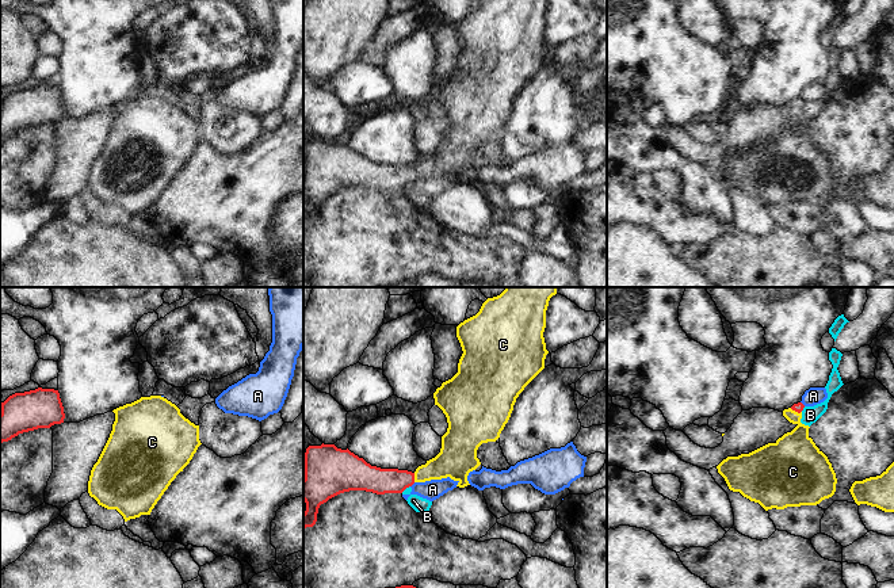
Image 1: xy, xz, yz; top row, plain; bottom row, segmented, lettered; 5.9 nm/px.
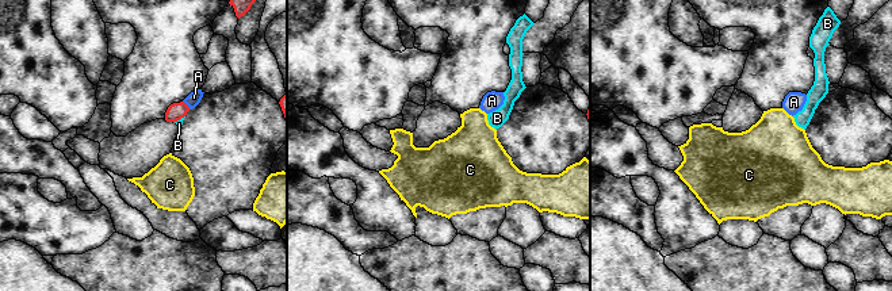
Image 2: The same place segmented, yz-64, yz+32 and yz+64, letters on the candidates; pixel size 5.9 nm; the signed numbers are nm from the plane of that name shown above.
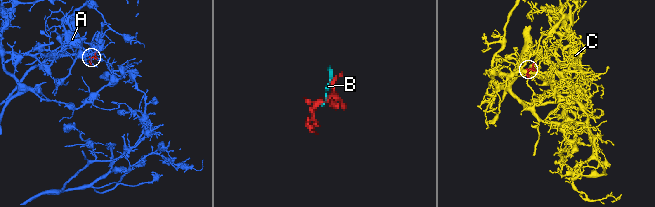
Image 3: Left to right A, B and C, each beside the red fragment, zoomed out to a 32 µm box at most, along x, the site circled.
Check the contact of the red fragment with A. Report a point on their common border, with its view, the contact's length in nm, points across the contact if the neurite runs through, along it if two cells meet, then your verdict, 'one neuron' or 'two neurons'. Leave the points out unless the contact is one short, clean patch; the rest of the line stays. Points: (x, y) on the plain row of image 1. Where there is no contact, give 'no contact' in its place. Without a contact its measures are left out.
contact xz (412, 180); length 40 nm; border xz (415, 179), (411, 183); two neurons

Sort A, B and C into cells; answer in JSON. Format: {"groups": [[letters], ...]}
{"groups": [["A"], ["B"], ["C"]]}

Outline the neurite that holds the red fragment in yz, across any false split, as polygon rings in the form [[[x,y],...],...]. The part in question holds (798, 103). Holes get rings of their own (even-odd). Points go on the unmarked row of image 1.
[[[798,99],[783,107],[783,112],[796,122],[791,129],[784,130],[775,140],[768,140],[749,150],[727,153],[717,163],[718,169],[725,175],[730,187],[740,188],[750,198],[759,199],[765,207],[772,205],[784,206],[787,203],[817,202],[834,191],[837,180],[836,169],[828,153],[809,133],[810,123],[801,119],[803,104],[805,102]]]

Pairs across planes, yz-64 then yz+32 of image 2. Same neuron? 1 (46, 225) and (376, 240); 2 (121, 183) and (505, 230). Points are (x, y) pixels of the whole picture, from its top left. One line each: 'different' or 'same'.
1: same
2: different

